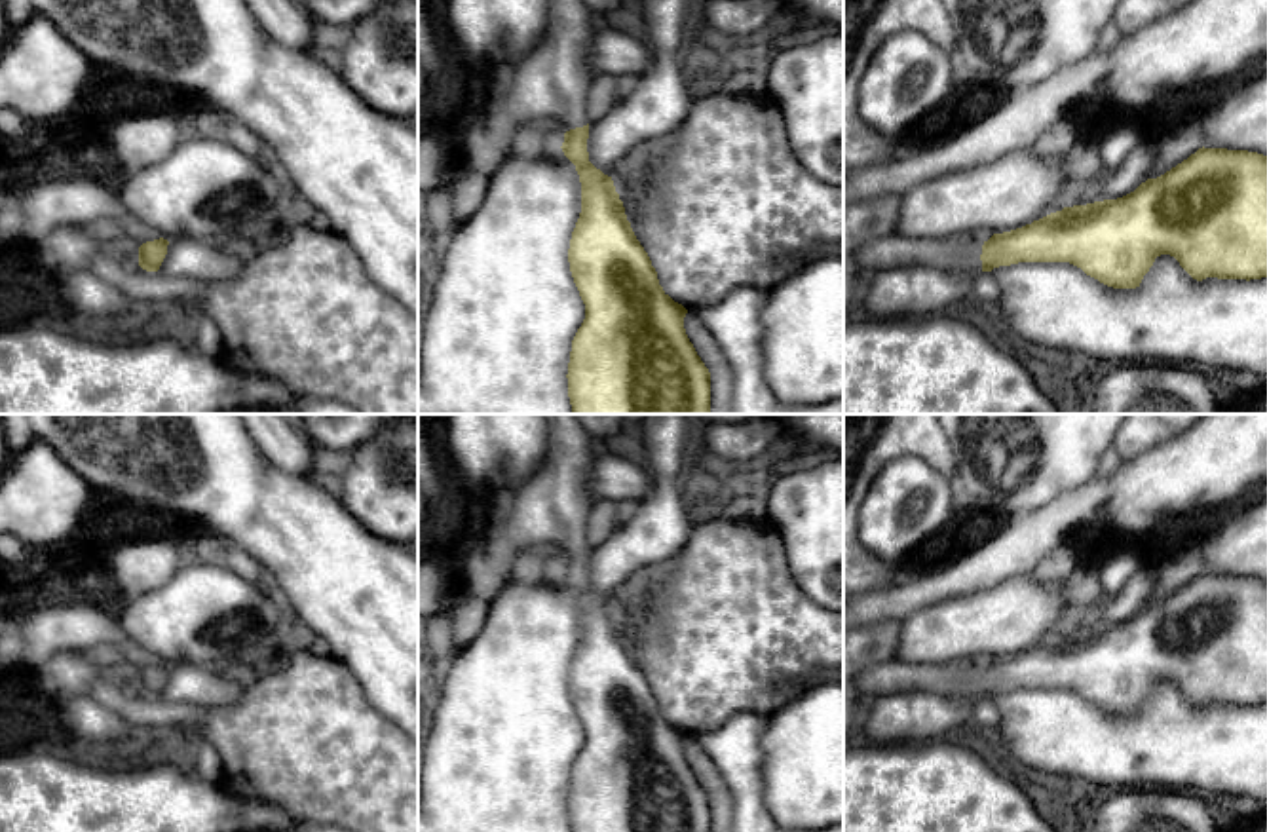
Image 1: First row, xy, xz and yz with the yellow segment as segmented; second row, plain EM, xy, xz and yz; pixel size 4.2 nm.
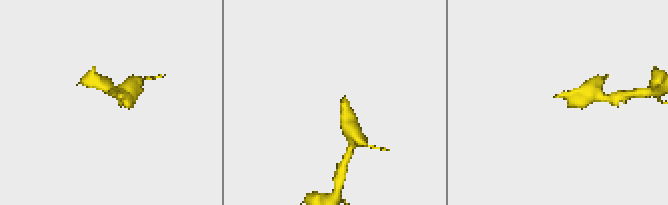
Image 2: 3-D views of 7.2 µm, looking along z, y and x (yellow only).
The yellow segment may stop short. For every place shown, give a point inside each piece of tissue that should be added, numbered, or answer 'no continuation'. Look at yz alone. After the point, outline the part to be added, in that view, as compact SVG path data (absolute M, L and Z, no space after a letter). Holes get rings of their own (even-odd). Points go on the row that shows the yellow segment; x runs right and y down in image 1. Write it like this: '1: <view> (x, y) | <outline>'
1: yz (962, 251) | M891 234L866 241L857 253L859 272L881 272L900 266L927 266L936 270L976 270L982 272L982 245L978 236L950 237L908 237Z

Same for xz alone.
1: xz (549, 86) | M547 0L541 42L511 70L503 91L490 91L484 110L458 139L465 177L490 179L536 127L570 131L587 125L585 103L596 21L583 0Z

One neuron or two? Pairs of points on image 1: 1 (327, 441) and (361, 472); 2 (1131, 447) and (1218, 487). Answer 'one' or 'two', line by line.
1: two
2: two

